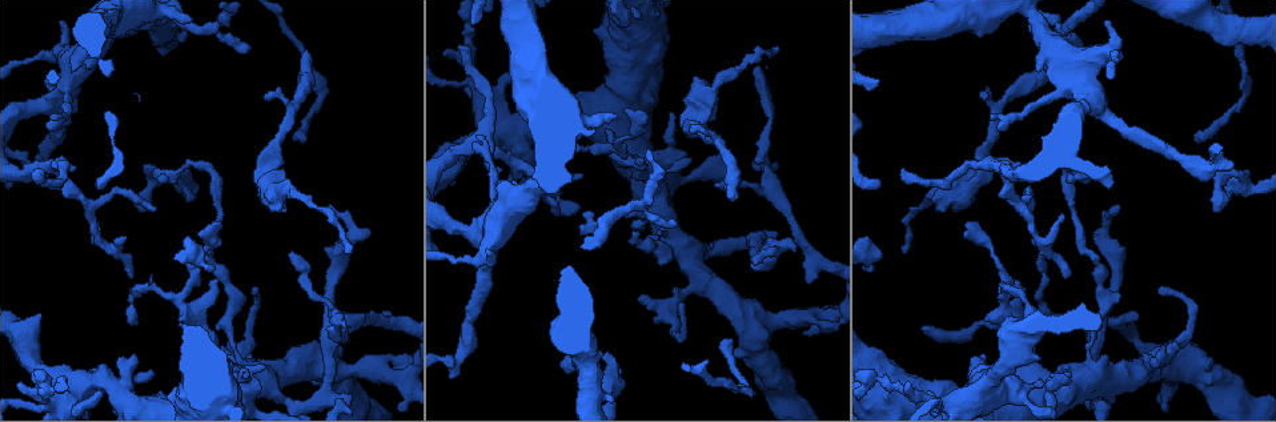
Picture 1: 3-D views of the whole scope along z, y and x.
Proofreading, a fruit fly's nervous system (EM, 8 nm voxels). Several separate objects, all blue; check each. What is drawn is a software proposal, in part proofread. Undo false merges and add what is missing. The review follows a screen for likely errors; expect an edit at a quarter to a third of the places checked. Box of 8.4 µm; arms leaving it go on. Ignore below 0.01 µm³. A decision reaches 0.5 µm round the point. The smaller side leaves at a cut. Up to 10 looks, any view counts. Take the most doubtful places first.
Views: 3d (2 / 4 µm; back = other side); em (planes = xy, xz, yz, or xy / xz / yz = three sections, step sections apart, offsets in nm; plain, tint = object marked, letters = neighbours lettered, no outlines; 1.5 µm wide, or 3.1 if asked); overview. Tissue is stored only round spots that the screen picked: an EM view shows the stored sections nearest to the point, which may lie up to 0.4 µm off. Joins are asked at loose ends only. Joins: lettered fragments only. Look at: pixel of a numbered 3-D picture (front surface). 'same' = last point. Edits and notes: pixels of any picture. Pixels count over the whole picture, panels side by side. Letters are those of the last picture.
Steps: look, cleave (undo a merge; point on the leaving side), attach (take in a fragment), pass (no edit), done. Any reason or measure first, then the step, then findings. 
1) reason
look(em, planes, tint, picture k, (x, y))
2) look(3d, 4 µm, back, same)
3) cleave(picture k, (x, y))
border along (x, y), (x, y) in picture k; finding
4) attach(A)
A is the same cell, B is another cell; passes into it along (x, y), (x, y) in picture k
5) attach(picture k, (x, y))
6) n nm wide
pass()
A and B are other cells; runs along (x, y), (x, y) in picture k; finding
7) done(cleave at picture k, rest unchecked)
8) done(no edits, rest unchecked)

long arm stops here
look(3d, 4 µm, picture 1, (161, 179))

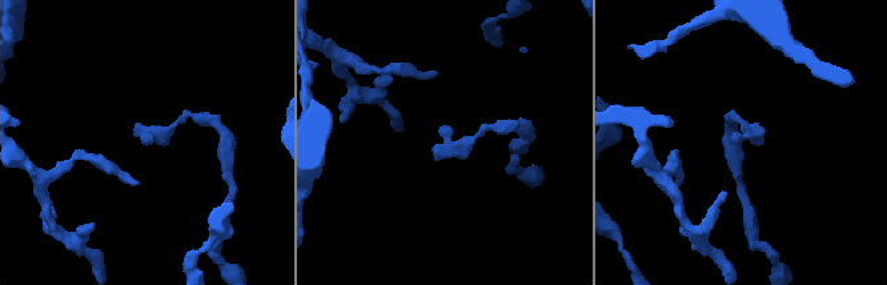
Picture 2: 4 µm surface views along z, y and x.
look(em, xz, step 8, tint, picture 2, (735, 143))

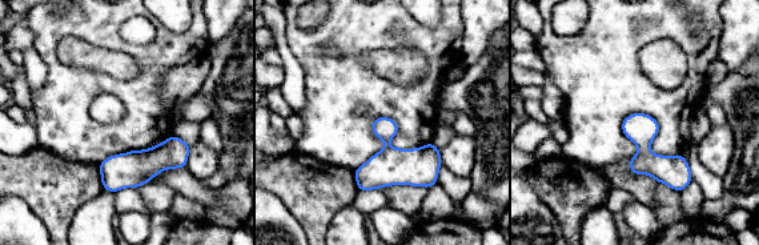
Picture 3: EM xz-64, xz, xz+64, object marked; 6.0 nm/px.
another direction
look(em, planes, letters, same)

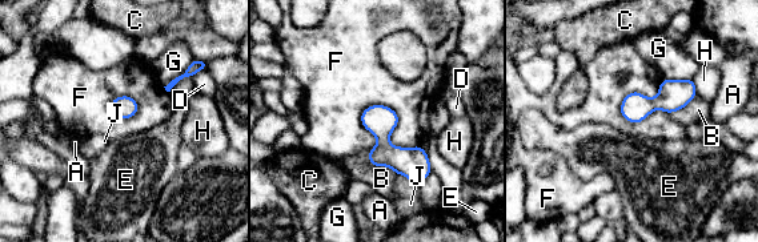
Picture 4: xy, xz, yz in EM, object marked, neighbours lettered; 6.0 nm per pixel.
pass()
A, B, C, D, E, F, G, H and J are other cells; runs along (369, 111), (381, 122), (382, 142), (420, 177) in picture 4; none of them fits

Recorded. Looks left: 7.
free end
look(3d, 2 µm, picture 1, (987, 95))

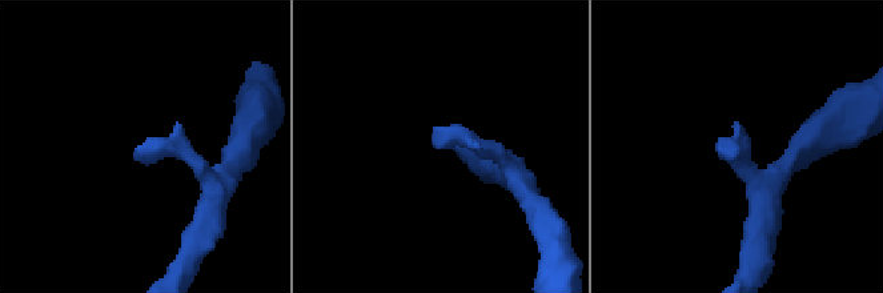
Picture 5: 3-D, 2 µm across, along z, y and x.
now the EM
look(em, planes, letters, picture 5, (439, 148))

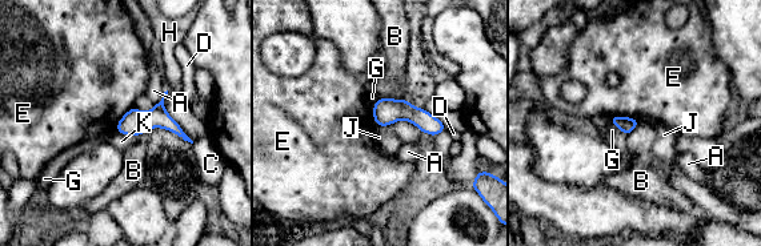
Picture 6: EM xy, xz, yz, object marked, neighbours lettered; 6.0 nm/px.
pass()
A, B, C, D, E, G, H, J and K are other cells; border along (387, 125), (408, 120), (420, 130) in picture 6; none of them fits

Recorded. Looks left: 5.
sudden change in width
look(3d, 2 µm, back, picture 1, (1087, 353))

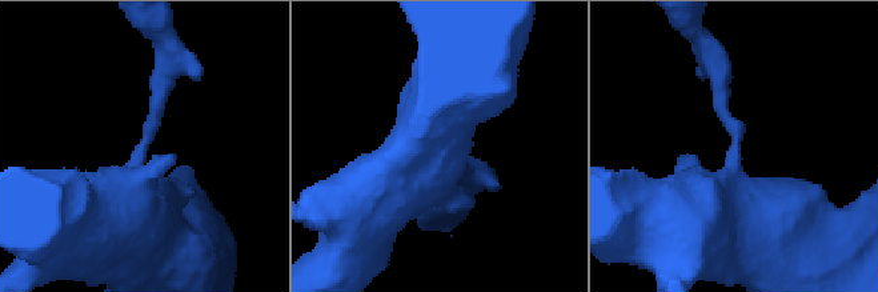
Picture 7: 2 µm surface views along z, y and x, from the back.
arms of 190, 550 nm; now the EM
look(em, planes, tint, picture 7, (144, 139))

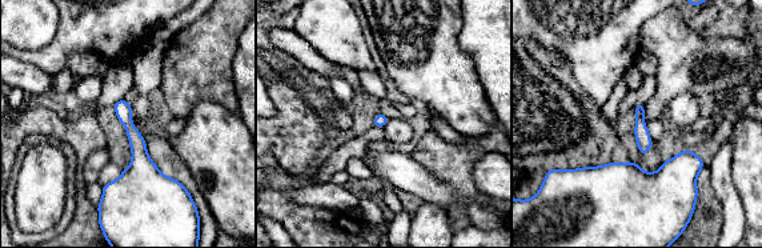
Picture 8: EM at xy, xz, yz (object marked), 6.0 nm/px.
look(em, planes, letters, same)

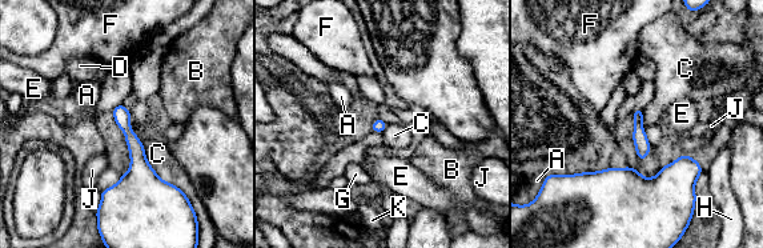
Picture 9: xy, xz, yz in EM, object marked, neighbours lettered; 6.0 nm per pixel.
80 nm wide
pass()
A, B, C, D, E, F, G, H, J and K are other cells; border along (141, 143), (153, 171), (187, 196) in picture 9; all the same cell

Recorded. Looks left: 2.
tapers out
look(em, planes, letters, picture 1, (293, 253))

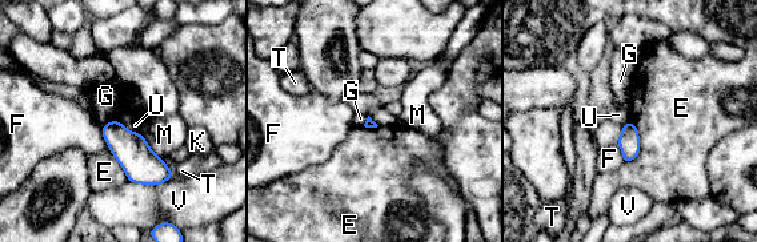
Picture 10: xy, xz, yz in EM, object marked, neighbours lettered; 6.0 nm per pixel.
pass()
E, F, G, K, M, T, U and V are other cells; border along (115, 119), (128, 129), (140, 133) in picture 10; none of them fits

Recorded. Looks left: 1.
done(no edits, rest unchecked)

